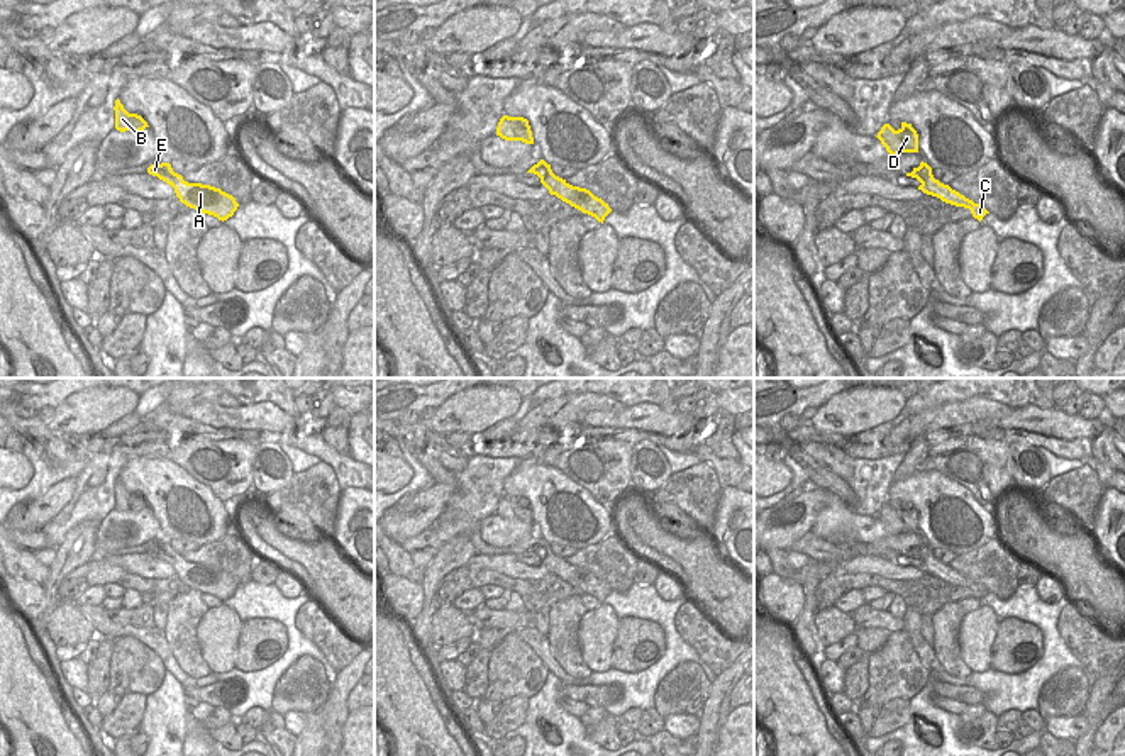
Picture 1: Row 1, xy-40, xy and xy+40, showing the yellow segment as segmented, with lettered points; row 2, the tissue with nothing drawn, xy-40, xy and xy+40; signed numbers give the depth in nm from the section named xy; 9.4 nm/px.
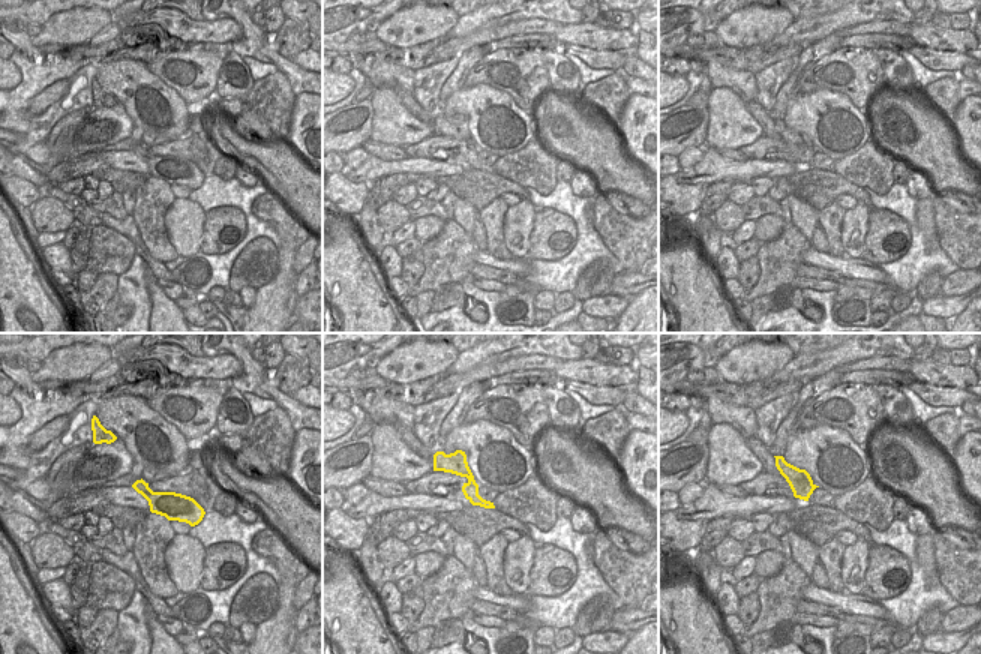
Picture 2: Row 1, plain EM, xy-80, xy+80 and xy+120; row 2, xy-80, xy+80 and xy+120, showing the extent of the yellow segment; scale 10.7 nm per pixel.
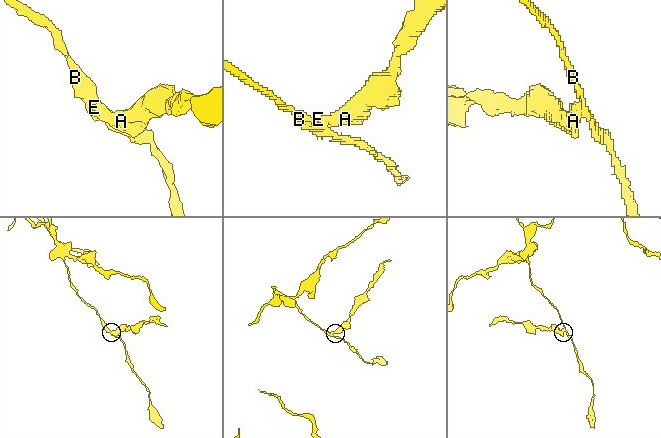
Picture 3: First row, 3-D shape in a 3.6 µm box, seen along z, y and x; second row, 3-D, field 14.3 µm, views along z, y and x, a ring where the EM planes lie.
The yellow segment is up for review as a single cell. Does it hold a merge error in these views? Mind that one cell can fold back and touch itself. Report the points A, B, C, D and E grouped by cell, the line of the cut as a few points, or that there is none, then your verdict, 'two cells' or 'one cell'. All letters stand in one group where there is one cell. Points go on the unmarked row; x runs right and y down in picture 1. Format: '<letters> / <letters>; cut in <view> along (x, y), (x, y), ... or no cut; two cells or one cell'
A C E / B D; cut in xy+40 along (919, 546), (925, 551), (927, 568); two cells

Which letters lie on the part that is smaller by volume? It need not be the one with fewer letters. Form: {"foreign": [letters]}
{"foreign": ["A", "C", "E"]}

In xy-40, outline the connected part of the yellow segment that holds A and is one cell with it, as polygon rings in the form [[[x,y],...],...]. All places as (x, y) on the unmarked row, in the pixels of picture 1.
[[[169,542],[151,544],[147,553],[171,564],[186,586],[213,595],[222,602],[232,597],[239,586],[236,578],[220,568],[185,561],[181,554],[173,551]]]

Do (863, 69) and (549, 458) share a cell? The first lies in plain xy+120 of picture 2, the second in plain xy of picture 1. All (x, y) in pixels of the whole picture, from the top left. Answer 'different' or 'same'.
same

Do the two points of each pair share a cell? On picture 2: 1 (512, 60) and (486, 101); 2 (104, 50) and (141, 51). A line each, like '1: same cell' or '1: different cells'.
1: different cells
2: same cell

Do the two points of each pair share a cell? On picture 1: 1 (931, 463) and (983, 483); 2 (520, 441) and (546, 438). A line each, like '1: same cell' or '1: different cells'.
1: same cell
2: same cell

